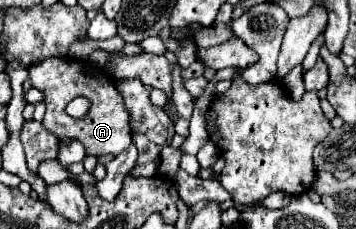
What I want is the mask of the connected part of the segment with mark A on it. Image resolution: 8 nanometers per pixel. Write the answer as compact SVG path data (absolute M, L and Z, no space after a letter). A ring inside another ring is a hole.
M47 58L39 64L33 64L29 68L29 78L35 88L39 88L45 94L45 118L43 126L53 132L59 140L79 140L87 154L103 156L103 154L121 154L131 144L129 124L127 124L127 110L123 108L123 98L119 92L115 92L113 80L103 72L103 68L75 60L75 58ZM85 96L91 102L89 114L81 120L71 118L65 112L65 106L71 102L71 98Z

